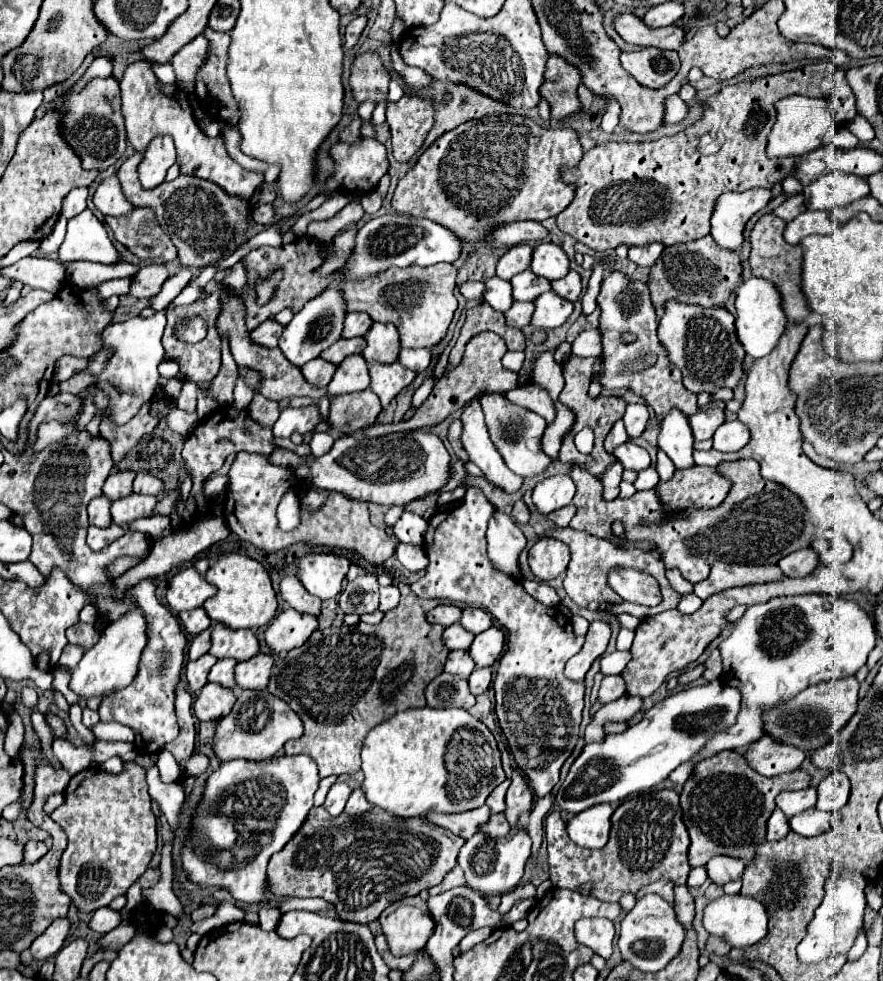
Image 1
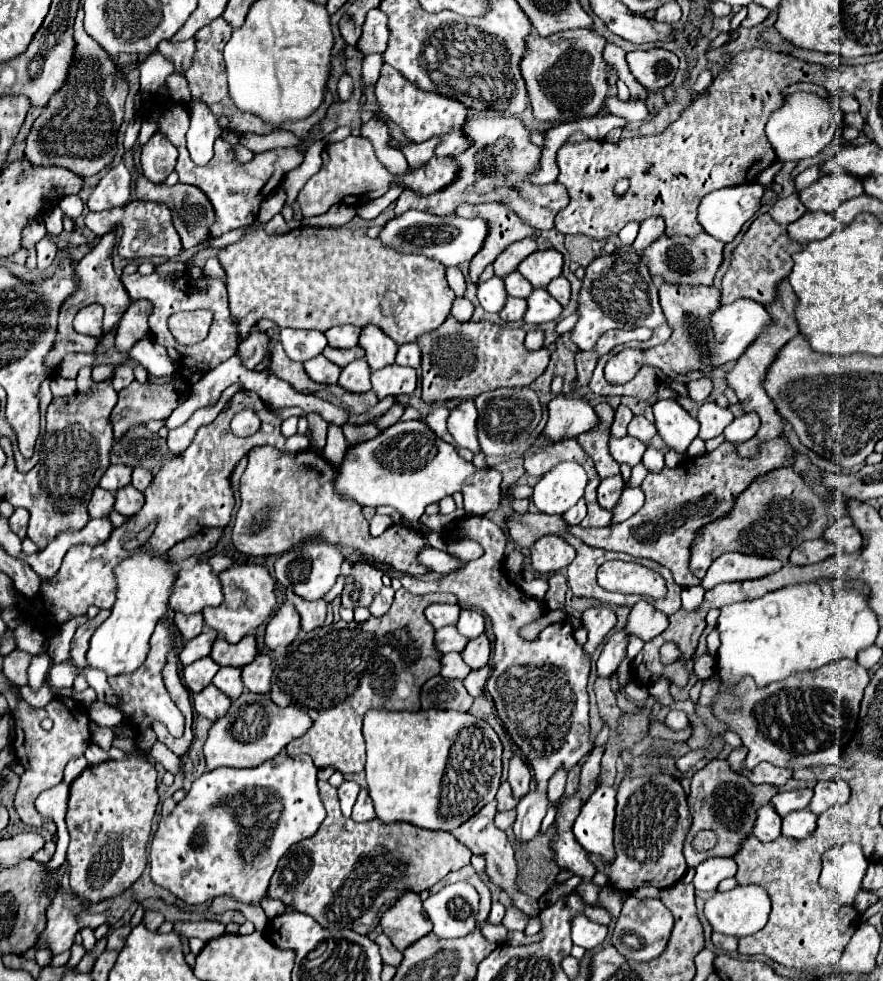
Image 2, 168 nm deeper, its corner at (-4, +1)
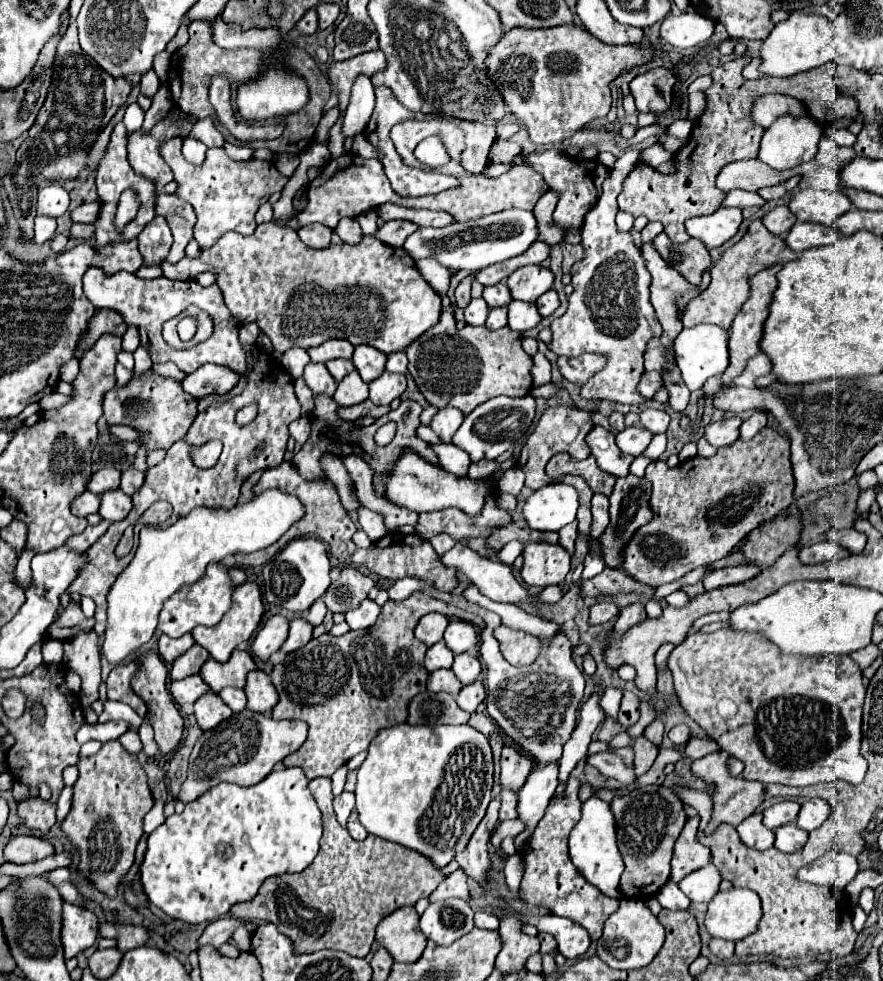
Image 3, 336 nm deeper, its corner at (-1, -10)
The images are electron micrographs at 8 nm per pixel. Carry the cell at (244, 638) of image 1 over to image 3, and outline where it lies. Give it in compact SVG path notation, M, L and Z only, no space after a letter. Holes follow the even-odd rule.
M234 650L230 660L224 662L224 664L208 658L206 664L200 670L200 676L210 686L212 692L220 692L226 686L244 688L246 674L252 672L252 670L256 670L252 656L246 650Z

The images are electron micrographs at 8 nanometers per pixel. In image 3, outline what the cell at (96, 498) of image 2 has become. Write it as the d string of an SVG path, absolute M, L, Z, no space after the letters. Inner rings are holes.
M84 492L80 494L74 502L72 502L72 512L76 516L90 516L90 514L96 514L98 512L98 506L100 506L100 496L92 494L92 492Z

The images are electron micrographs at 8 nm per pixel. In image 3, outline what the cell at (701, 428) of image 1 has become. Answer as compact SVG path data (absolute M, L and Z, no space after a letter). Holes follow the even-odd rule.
M726 418L720 422L710 422L704 428L704 438L716 448L728 446L738 438L738 426L740 424L742 424L740 418Z

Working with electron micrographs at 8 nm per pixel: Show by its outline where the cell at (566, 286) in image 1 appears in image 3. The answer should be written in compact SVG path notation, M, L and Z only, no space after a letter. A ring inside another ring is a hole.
M548 290L546 294L542 294L538 300L536 300L536 304L538 304L538 312L540 312L540 316L550 316L550 314L554 314L556 310L558 310L558 306L560 306L560 300L558 300L558 294L556 294L556 290Z

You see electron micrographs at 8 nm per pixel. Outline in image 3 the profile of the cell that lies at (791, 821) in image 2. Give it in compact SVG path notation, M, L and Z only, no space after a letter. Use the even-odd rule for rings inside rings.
M796 824L782 826L776 830L774 848L778 848L780 852L796 852L806 844L806 838L808 838L808 832L798 828Z

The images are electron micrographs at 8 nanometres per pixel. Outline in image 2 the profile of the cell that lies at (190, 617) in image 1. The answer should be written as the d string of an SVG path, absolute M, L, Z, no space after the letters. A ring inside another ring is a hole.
M175 613L173 615L173 629L175 629L175 633L179 633L179 637L183 641L189 641L203 631L203 615L201 613L193 613L193 615Z

